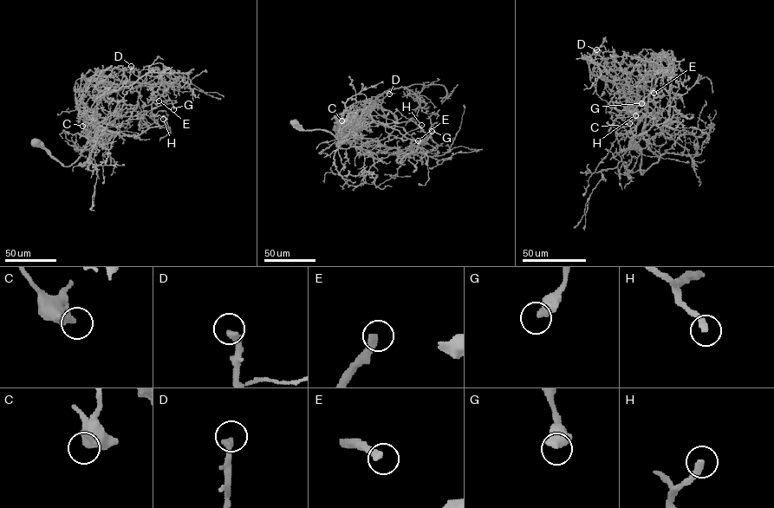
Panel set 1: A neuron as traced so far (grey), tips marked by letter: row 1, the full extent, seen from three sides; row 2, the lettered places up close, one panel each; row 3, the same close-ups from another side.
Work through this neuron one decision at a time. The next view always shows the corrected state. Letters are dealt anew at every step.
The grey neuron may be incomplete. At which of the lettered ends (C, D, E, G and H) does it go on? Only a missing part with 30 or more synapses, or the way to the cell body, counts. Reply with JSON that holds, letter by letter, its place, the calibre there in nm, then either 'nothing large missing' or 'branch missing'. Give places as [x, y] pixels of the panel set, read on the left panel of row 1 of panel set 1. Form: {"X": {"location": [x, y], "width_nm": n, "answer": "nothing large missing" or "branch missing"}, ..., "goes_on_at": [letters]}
{"C": {"location": [82, 126], "width_nm": 480, "answer": "nothing large missing"}, "D": {"location": [131, 66], "width_nm": 360, "answer": "nothing large missing"}, "E": {"location": [159, 100], "width_nm": 360, "answer": "branch missing"}, "G": {"location": [173, 109], "width_nm": 500, "answer": "nothing large missing"}, "H": {"location": [163, 119], "width_nm": 280, "answer": "branch missing"}, "goes_on_at": ["E", "H"]}

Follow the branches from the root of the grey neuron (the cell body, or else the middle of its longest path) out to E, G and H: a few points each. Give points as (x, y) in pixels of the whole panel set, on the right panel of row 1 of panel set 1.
E: (633, 145), (641, 149), (641, 174), (659, 159), (642, 130), (651, 80), (662, 69), (662, 90), (653, 93)
G: (633, 145), (641, 174), (659, 157), (621, 149), (615, 134), (667, 120), (671, 76), (641, 103)
H: (633, 145), (641, 149), (641, 174), (659, 157), (622, 150), (615, 135), (641, 135), (655, 125), (635, 115)

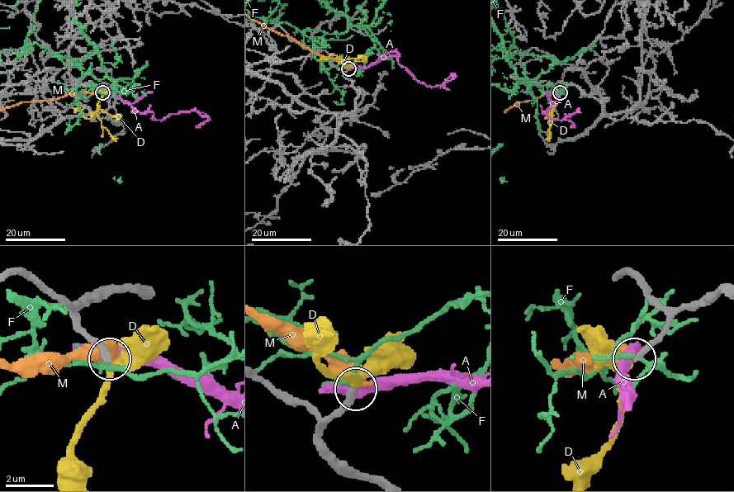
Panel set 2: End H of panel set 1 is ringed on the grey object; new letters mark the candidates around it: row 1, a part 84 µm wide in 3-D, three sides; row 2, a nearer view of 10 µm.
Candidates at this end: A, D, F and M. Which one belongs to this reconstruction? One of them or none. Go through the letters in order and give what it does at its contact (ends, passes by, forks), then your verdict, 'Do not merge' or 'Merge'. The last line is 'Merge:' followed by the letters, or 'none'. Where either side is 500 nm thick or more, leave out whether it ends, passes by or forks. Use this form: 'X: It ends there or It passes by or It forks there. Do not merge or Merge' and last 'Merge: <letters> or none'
A: It passes by. Do not merge
D: It passes by. Merge
F: It forks there. Do not merge
M: Do not merge
Merge: D

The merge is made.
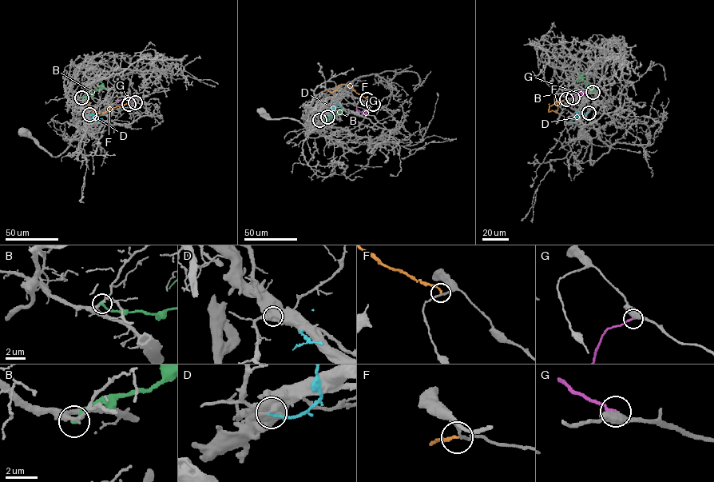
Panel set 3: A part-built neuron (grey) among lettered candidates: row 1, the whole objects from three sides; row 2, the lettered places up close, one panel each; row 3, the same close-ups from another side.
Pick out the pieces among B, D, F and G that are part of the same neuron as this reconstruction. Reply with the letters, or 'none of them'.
G

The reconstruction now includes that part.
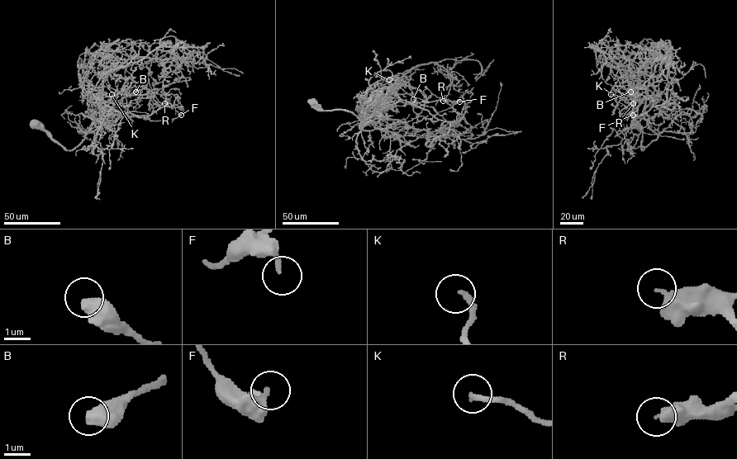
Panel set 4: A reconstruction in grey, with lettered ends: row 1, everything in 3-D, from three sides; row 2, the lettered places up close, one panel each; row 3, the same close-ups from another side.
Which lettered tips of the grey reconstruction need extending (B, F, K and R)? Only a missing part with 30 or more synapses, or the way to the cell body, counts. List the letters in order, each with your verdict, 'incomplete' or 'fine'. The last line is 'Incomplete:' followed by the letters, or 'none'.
B: fine
F: fine
K: incomplete
R: fine
Incomplete: K

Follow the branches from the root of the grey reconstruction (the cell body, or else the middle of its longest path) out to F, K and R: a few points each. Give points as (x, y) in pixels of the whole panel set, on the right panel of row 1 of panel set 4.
F: (634, 124), (643, 150), (658, 134), (625, 128), (619, 115), (643, 115), (652, 101), (639, 95), (633, 115)
K: (634, 124), (642, 128), (643, 150), (658, 134), (634, 126), (625, 128), (619, 114), (629, 105), (610, 94)
R: (634, 124), (643, 150), (658, 134), (625, 128), (619, 115), (654, 106), (641, 94), (633, 103)

